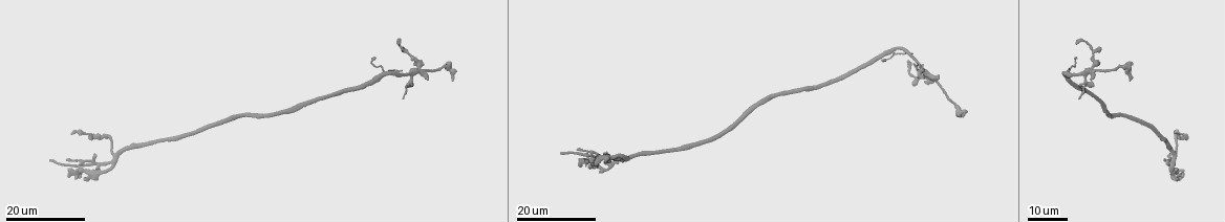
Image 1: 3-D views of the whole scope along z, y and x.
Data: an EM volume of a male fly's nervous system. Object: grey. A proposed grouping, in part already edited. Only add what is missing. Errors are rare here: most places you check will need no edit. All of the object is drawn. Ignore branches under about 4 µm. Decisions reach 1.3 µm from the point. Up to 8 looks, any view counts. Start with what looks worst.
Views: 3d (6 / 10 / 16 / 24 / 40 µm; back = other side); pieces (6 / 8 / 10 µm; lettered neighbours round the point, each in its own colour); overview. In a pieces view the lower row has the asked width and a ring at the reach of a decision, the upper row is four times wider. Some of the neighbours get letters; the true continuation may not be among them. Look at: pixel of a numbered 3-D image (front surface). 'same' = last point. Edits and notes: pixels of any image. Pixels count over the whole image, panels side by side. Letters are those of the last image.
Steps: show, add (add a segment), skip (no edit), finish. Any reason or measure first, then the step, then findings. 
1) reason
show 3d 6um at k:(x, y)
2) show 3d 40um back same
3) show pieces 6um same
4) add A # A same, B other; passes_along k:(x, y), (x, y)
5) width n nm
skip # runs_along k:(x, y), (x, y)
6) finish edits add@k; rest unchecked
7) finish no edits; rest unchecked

long arm stops here
show 3d 24um at 1:(51, 159)

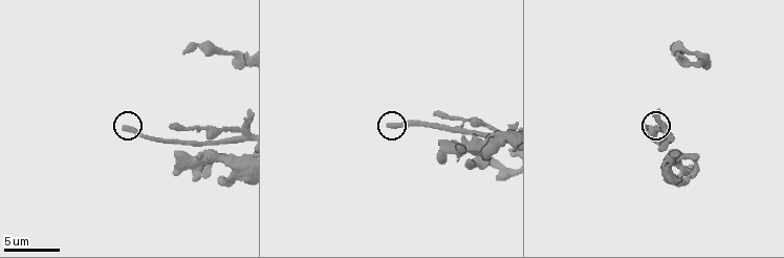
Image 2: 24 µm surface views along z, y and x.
what lies round it
show pieces 10um at 2:(123, 127)

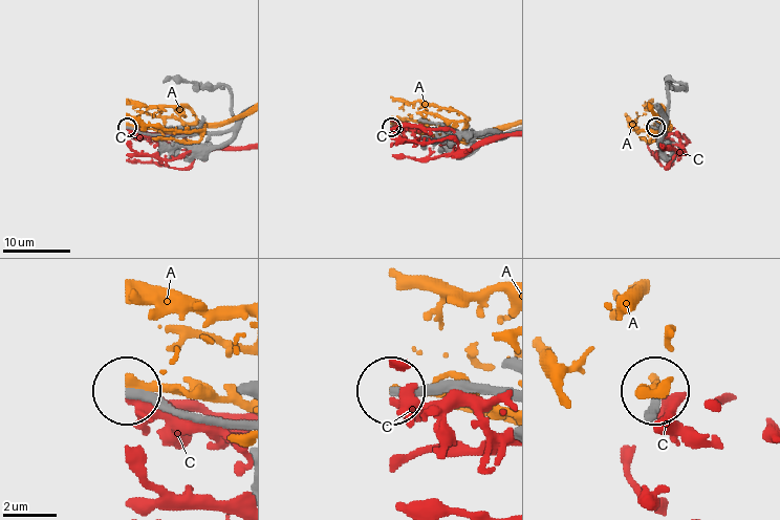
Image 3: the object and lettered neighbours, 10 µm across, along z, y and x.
skip # A other, C other; runs_along 3:(225, 130), (151, 135), (126, 127); no lettered segment goes on from it

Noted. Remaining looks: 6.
free end
show 3d 10um at 2:(437, 115)

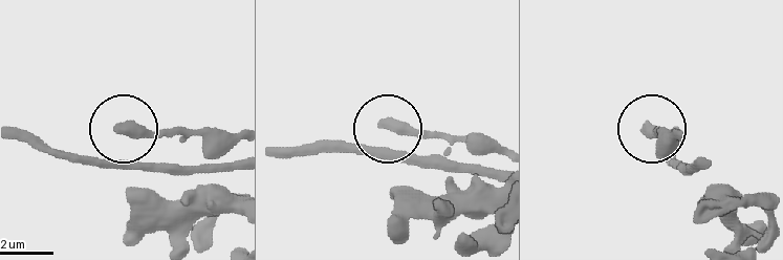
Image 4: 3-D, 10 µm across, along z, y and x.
show pieces 10um at 4:(383, 125)

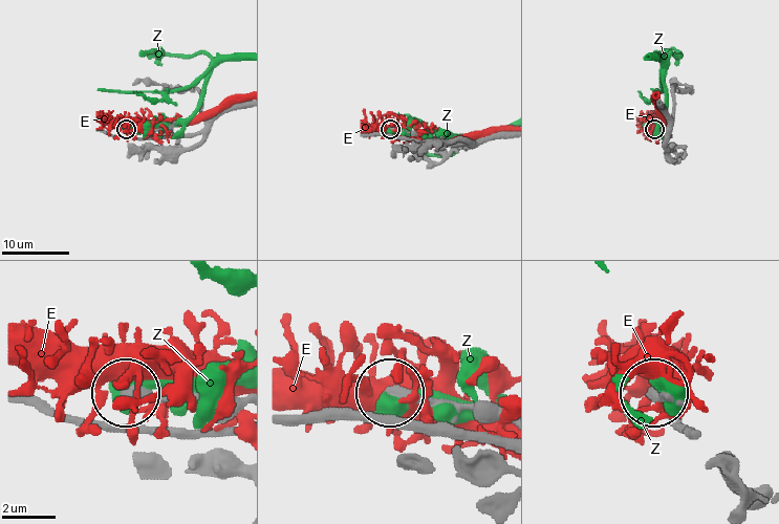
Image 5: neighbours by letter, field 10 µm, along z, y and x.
skip # E other, Z other; no lettered segment goes on from it

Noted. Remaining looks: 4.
end of a long branch
show 3d 10um at 2:(187, 51)

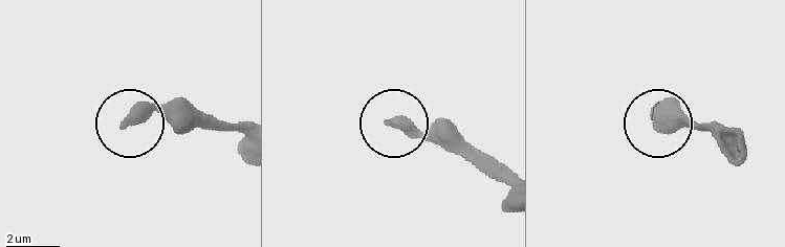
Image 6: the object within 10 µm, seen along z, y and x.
show pieces 10um at 6:(126, 124)

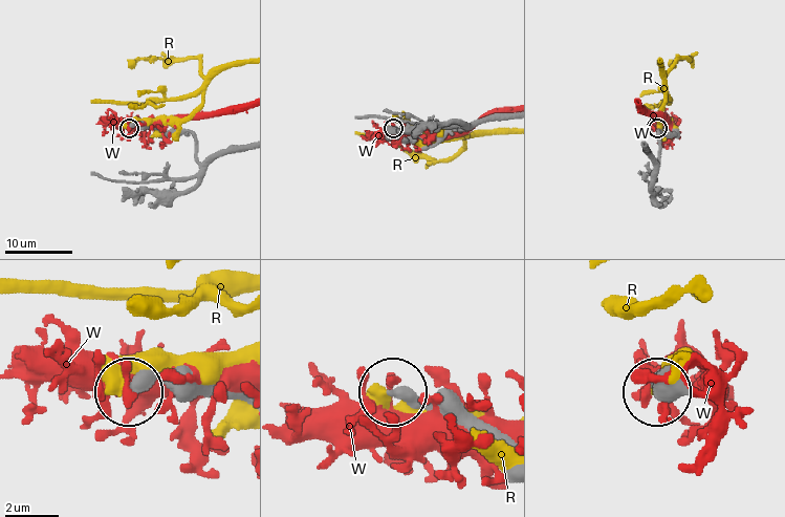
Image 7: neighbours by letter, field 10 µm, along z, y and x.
skip # R other, W other; runs_along 7:(210, 155), (198, 159), (190, 133), (130, 127); none of them fits

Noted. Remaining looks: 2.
end of a long branch
show 3d 24um at 1:(452, 78)

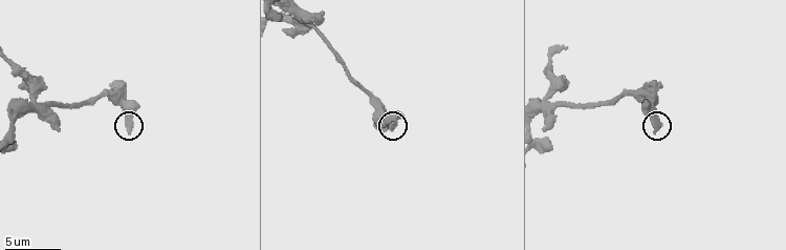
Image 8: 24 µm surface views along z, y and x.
show pieces 10um at 8:(129, 130)

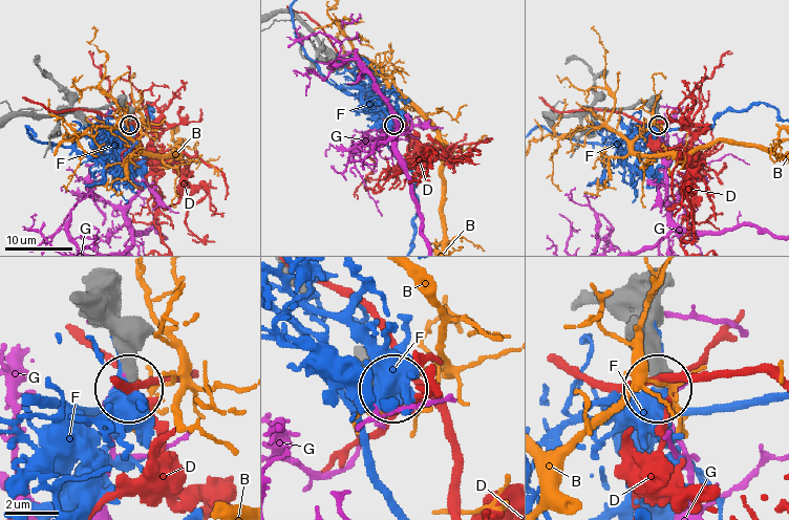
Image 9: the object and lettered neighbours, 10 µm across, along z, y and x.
skip # B other, D other, F other, G other; no lettered segment goes on from it

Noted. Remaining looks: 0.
finish no edits; rest unchecked

